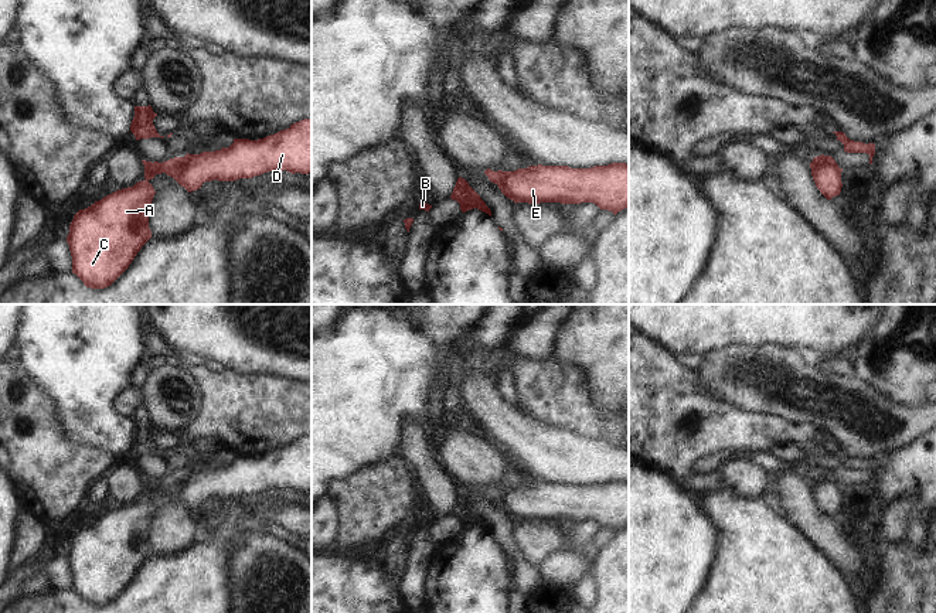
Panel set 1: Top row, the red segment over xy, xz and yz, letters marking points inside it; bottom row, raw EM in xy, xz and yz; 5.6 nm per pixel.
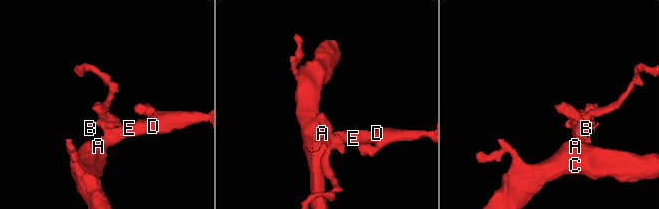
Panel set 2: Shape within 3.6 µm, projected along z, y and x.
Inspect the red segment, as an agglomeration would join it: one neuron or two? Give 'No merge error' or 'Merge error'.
Merge error.

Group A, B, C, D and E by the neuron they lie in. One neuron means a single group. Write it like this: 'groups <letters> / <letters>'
groups A C D E / B

